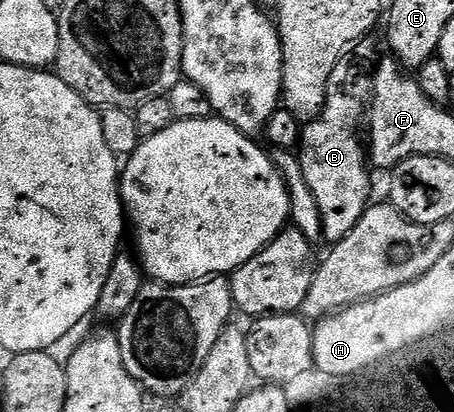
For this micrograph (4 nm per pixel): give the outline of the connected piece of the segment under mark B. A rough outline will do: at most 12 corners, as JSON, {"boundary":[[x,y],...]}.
{"boundary":[[332,69],[300,140],[322,234],[372,203],[364,127],[371,76]]}

